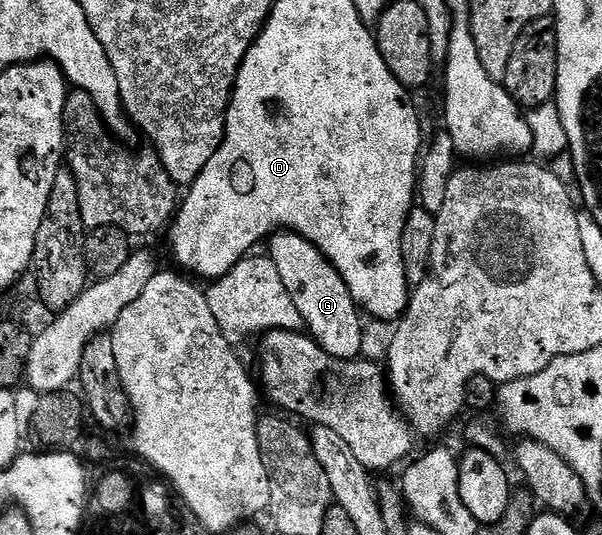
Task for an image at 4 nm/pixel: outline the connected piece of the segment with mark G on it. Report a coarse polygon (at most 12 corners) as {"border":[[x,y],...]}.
{"border":[[267,241],[307,335],[334,358],[364,348],[362,312],[318,246]]}

